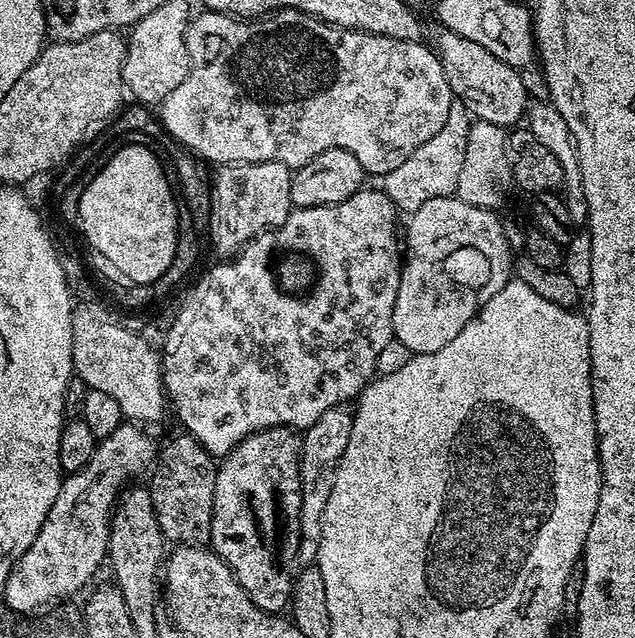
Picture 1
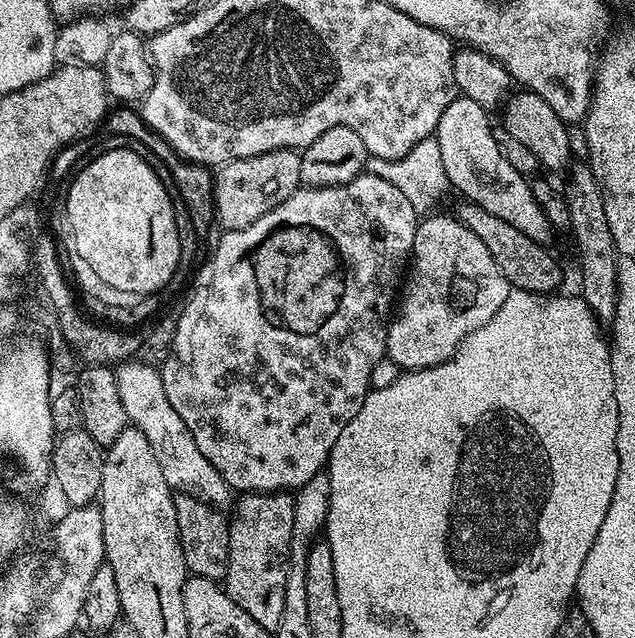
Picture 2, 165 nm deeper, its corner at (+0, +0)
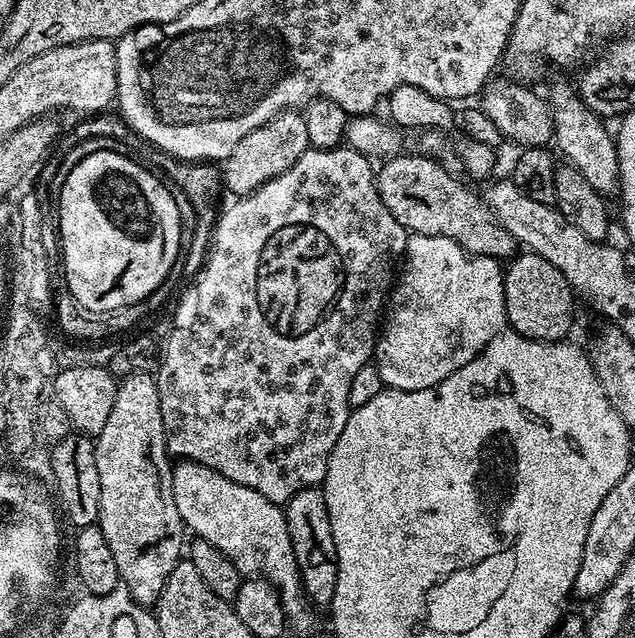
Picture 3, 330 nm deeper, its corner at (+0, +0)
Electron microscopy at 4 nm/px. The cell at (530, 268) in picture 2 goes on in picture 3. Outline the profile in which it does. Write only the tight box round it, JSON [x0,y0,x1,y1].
[376,154,518,261]

